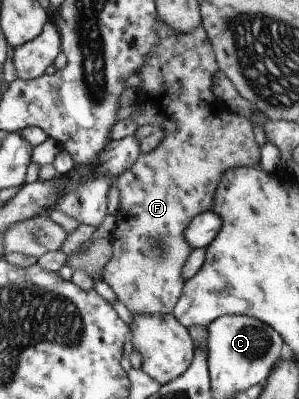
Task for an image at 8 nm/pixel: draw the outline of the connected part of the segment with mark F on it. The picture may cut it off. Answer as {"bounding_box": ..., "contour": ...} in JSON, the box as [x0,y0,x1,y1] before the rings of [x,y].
{"bounding_box":[101,21,260,315],"contour":[[[159,21],[159,27],[155,27],[155,33],[157,33],[157,43],[151,47],[151,51],[147,53],[147,59],[143,59],[143,67],[139,71],[139,79],[141,79],[141,85],[136,88],[136,102],[134,103],[135,109],[131,113],[131,121],[135,121],[137,126],[145,126],[146,124],[155,124],[163,129],[163,139],[161,143],[148,153],[143,153],[131,167],[126,171],[123,171],[115,180],[114,186],[117,188],[119,195],[119,210],[117,211],[115,218],[115,229],[109,236],[111,245],[111,258],[103,267],[101,274],[102,279],[109,285],[109,288],[115,293],[115,298],[121,302],[125,308],[131,313],[131,315],[167,315],[171,314],[179,295],[181,294],[185,279],[181,279],[181,267],[185,263],[185,259],[191,255],[191,245],[187,245],[187,241],[183,239],[185,235],[185,227],[188,227],[195,215],[201,215],[211,209],[213,205],[213,199],[215,199],[215,189],[217,189],[217,183],[219,179],[223,177],[223,173],[227,173],[230,169],[237,169],[237,167],[253,167],[253,165],[259,164],[260,160],[260,148],[255,143],[253,137],[253,127],[250,125],[249,120],[241,115],[237,115],[234,112],[230,112],[225,105],[213,105],[210,102],[215,101],[214,96],[211,93],[211,77],[213,73],[218,71],[215,57],[207,39],[207,35],[203,29],[199,26],[195,31],[189,31],[189,33],[175,33],[173,29],[167,29],[165,23]]]}

